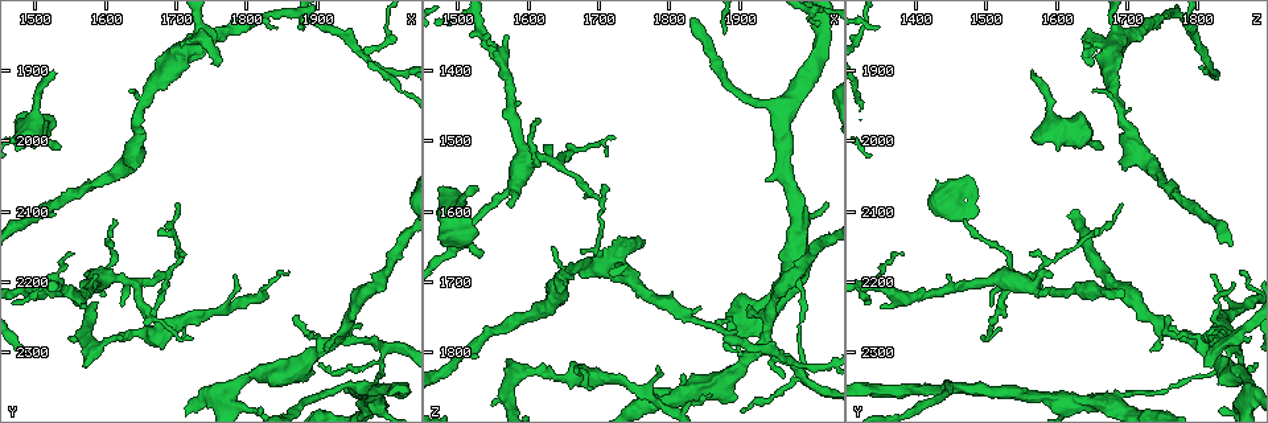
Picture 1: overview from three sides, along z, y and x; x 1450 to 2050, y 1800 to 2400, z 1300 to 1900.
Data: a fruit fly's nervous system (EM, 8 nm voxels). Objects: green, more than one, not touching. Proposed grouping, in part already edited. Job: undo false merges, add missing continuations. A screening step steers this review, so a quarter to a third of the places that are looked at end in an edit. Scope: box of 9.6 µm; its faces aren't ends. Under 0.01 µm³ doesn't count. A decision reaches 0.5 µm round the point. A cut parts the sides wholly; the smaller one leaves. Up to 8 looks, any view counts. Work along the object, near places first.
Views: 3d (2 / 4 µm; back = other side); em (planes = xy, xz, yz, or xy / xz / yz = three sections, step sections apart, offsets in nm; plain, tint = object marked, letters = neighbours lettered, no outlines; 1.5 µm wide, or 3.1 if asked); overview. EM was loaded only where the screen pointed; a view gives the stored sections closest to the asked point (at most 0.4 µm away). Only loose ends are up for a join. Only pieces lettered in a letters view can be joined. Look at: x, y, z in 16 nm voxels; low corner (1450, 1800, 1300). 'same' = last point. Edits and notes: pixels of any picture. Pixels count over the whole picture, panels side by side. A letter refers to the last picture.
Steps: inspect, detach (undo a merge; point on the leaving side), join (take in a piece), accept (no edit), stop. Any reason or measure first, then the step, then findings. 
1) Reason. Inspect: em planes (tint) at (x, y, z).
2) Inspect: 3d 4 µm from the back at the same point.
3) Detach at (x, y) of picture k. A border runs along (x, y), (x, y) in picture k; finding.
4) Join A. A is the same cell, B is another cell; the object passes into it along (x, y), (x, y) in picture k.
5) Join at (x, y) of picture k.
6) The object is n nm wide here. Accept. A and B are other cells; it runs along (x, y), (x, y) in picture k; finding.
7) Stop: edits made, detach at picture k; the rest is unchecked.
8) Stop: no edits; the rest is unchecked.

Free end. Inspect: em planes (tint) at (1570, 2320, 1810).

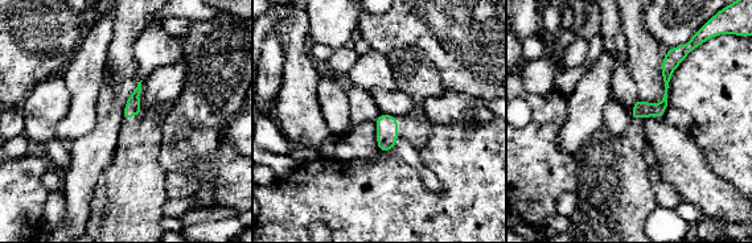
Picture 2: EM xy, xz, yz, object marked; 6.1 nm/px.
Inspect: em planes (letters) at the same point.

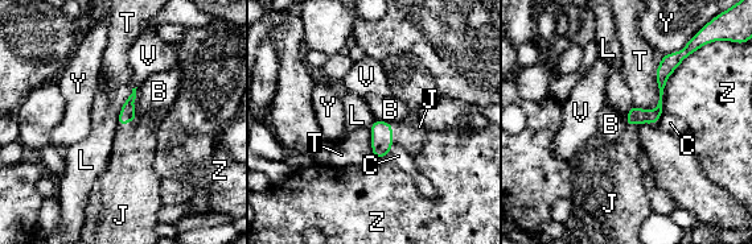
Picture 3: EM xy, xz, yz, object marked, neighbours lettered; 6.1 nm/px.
Join J. J is the same cell, B, C, L, T, V, Y and Z are other cells; the object passes into it along (381, 132), (391, 135), (410, 135) in picture 3; it goes on there.

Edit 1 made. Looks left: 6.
Tapers out. Inspect: 3d 4 µm at (1605, 2110, 1475).

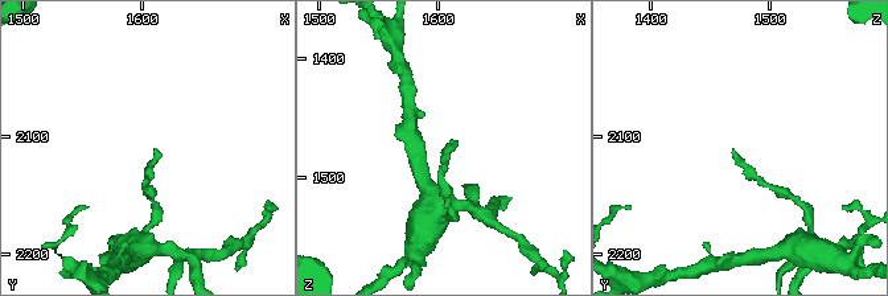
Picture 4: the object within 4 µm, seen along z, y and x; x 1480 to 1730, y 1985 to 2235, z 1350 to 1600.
Inspect: em planes (letters) at (1608, 2112, 1468).

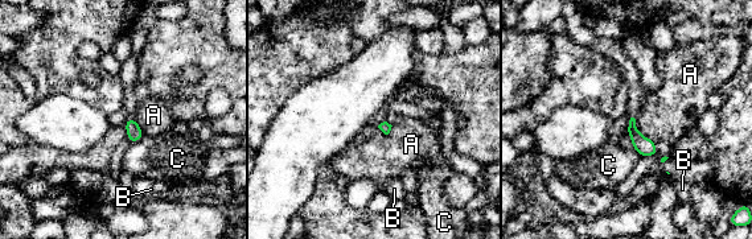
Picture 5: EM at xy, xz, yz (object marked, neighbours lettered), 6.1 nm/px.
Accept. A, B and C are other cells; a border runs along (633, 118), (636, 128), (654, 143) in picture 5; none of them fits.

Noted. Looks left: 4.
Inspect: em planes (letters) at (1530, 1900, 1565).

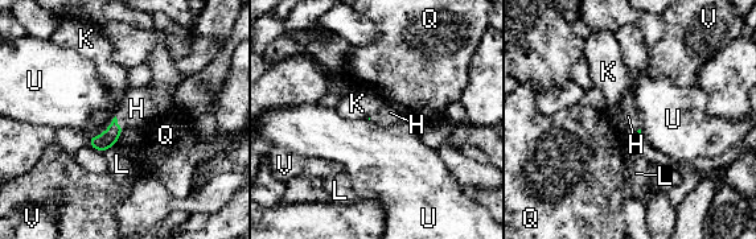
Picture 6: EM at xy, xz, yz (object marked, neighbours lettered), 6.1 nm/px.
Join H. H is the same cell, K, L, Q, U and V are other cells; the object passes into it along (110, 136), (118, 123), (136, 108) in picture 6; the neuron continues.

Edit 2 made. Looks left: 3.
Stop: edits made, join at picture 3, join at picture 6; the rest is unchecked.

